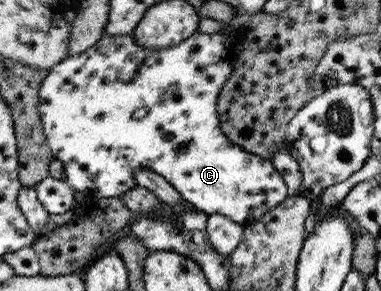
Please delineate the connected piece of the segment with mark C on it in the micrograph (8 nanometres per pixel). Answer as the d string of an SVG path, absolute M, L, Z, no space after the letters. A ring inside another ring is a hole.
M196 31L190 35L185 41L166 47L165 49L148 49L144 45L137 45L132 38L132 33L125 35L111 35L101 38L93 47L83 51L79 55L67 56L65 60L57 63L57 66L49 69L45 79L42 80L40 91L38 91L38 110L44 127L46 142L53 152L54 159L58 159L63 163L65 178L56 179L50 175L43 178L36 185L36 194L43 208L50 214L62 214L69 210L76 209L74 193L83 193L88 200L89 205L103 203L106 198L123 197L126 191L138 185L135 181L134 171L136 169L147 169L162 175L182 196L183 199L195 208L211 214L219 214L226 218L232 219L240 223L243 227L249 227L261 219L265 213L271 211L277 205L281 204L287 197L289 192L285 180L281 174L272 166L269 159L245 151L241 146L229 141L219 127L219 117L215 117L215 105L217 105L217 95L221 93L221 88L225 85L225 81L229 79L232 72L232 63L236 61L238 52L241 50L239 33L235 33L235 37L231 41L227 37L223 38L221 32L216 34ZM145 107L147 115L137 119L135 111Z

